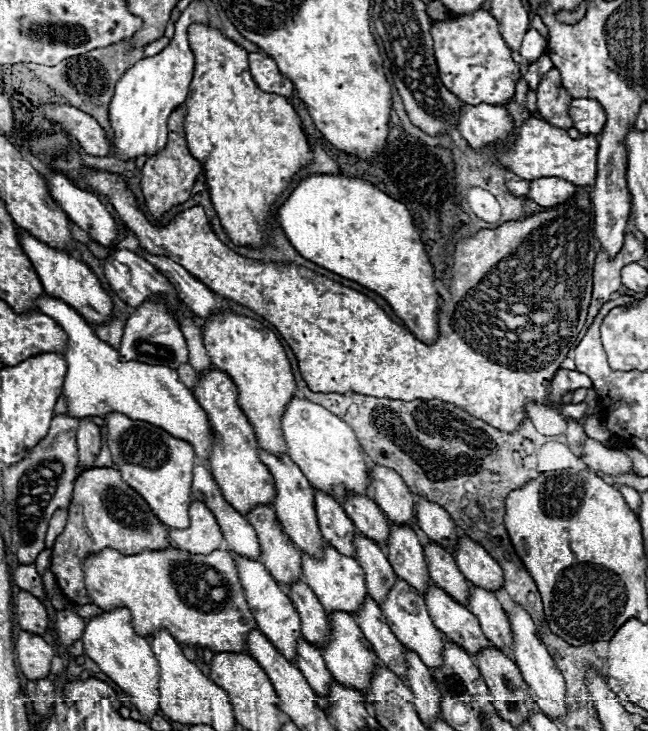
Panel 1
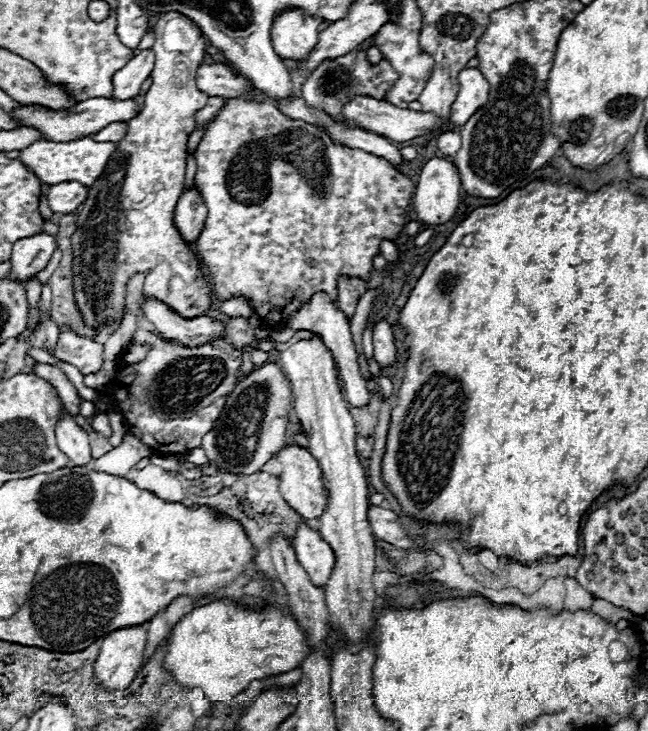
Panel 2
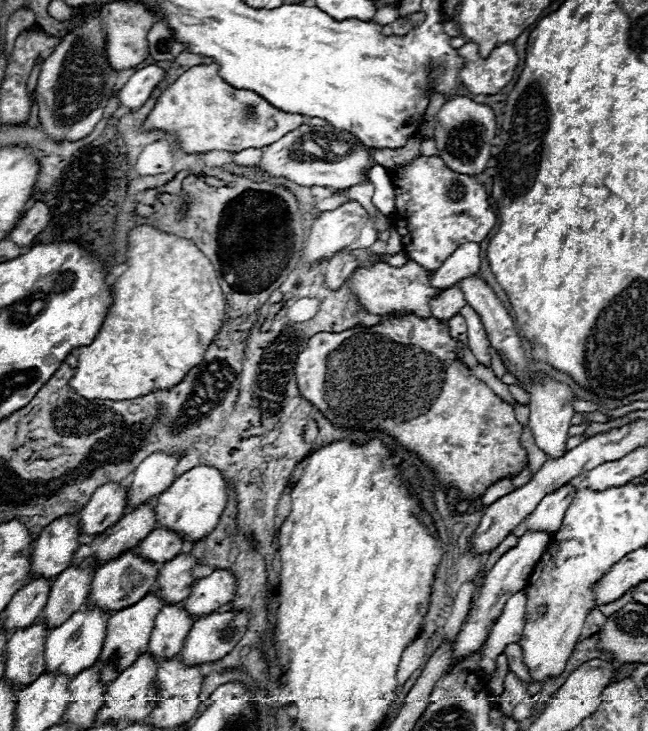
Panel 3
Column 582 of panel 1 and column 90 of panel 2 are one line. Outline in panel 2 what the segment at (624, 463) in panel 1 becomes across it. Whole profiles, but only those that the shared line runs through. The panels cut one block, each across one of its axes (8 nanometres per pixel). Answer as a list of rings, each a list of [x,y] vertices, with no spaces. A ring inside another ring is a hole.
[[[66,412],[56,424],[56,440],[58,448],[68,456],[70,466],[86,466],[88,462],[92,462],[88,434]]]

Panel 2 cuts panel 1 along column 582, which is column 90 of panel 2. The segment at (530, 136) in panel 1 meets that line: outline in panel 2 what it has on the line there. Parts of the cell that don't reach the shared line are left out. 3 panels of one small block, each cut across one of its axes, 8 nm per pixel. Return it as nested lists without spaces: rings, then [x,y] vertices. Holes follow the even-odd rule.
[[[80,138],[70,142],[46,142],[38,140],[24,150],[20,150],[18,160],[30,168],[44,184],[60,184],[60,182],[80,182],[84,186],[92,186],[96,178],[102,174],[106,162],[116,150],[114,142],[94,142],[92,138]]]

